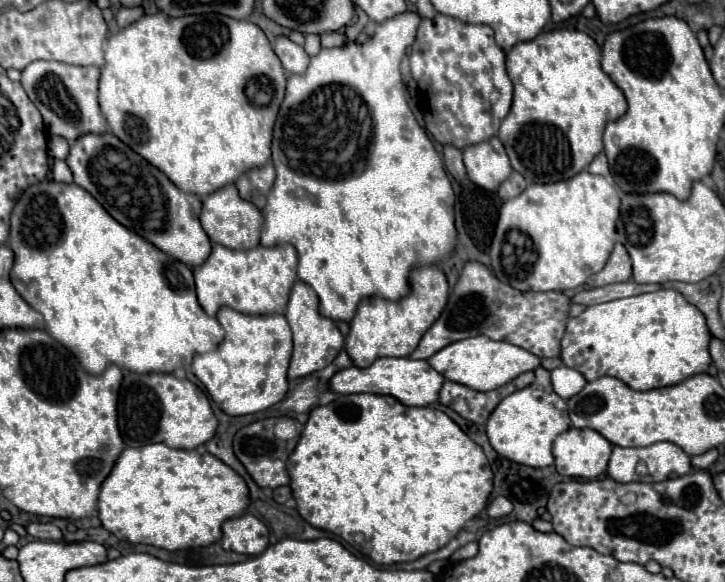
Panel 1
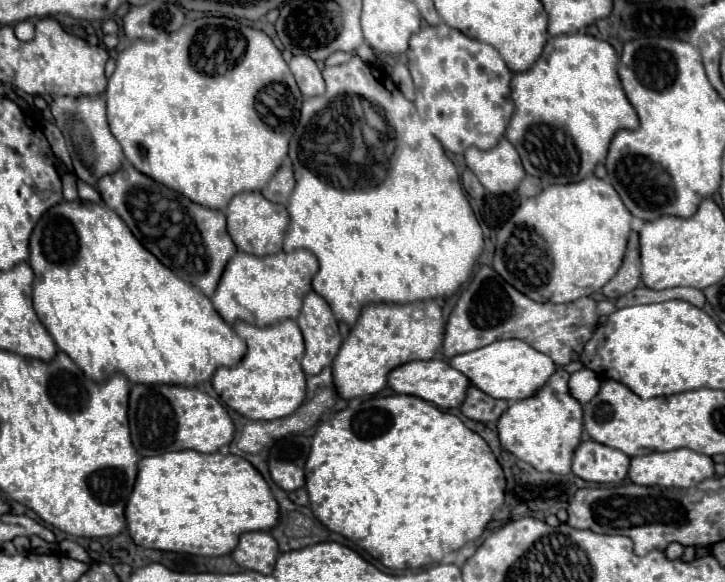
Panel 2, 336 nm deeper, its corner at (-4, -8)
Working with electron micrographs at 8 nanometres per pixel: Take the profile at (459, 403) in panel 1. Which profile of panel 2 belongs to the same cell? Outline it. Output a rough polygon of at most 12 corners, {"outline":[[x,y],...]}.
{"outline":[[470,386],[460,406],[476,422],[496,422],[508,408]]}

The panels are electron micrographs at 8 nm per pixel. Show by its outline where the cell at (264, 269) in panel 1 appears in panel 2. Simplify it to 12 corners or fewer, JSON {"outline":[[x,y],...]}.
{"outline":[[308,250],[236,252],[210,296],[228,322],[296,318]]}

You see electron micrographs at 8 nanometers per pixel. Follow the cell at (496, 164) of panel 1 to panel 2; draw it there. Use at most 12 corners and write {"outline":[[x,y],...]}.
{"outline":[[516,148],[466,150],[466,166],[490,194],[510,194],[524,178]]}

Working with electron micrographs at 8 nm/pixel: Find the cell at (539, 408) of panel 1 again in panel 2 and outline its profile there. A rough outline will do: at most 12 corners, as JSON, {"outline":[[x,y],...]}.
{"outline":[[558,368],[498,420],[500,444],[568,474],[582,406]]}

